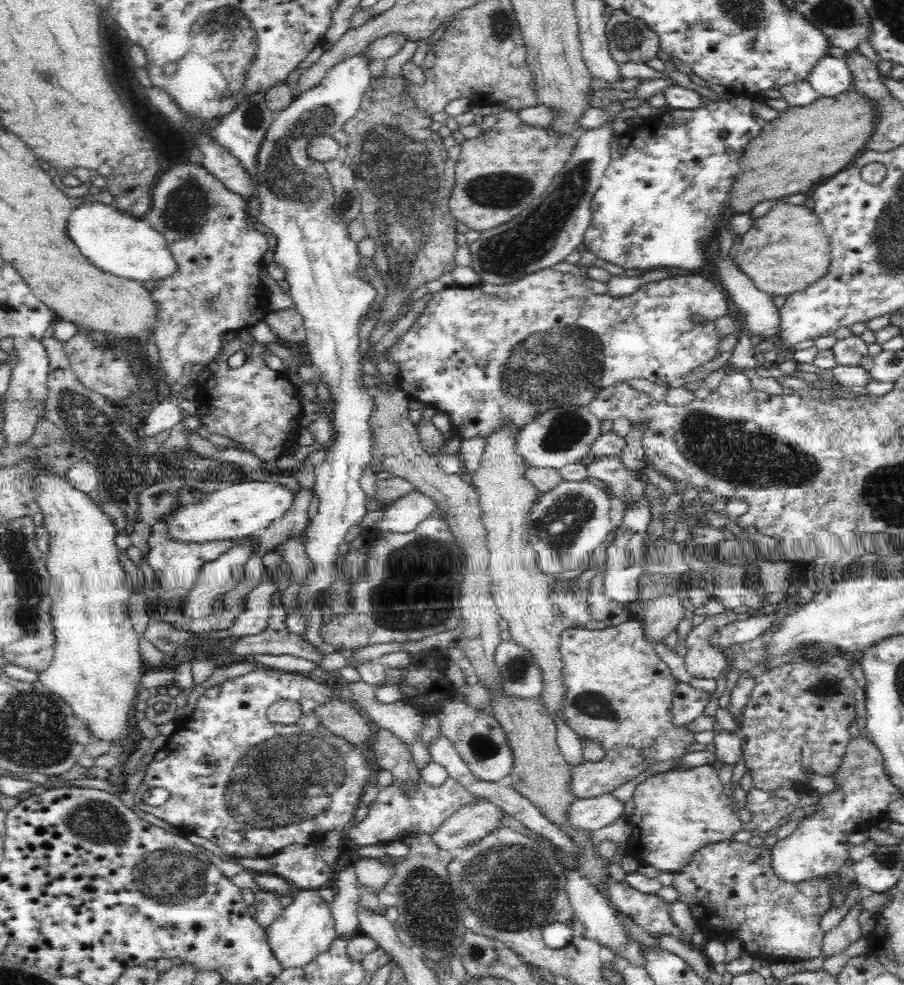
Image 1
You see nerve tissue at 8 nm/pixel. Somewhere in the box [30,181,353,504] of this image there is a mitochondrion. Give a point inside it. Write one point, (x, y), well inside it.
(88, 421)

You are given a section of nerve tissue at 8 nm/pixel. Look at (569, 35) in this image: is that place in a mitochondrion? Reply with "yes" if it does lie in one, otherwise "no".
no

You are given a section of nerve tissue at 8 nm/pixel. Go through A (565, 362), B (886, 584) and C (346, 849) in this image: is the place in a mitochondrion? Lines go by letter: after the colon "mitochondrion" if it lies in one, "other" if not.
A: mitochondrion
B: other
C: other

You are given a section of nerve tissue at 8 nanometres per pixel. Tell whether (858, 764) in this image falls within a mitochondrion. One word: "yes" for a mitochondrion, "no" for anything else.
yes

